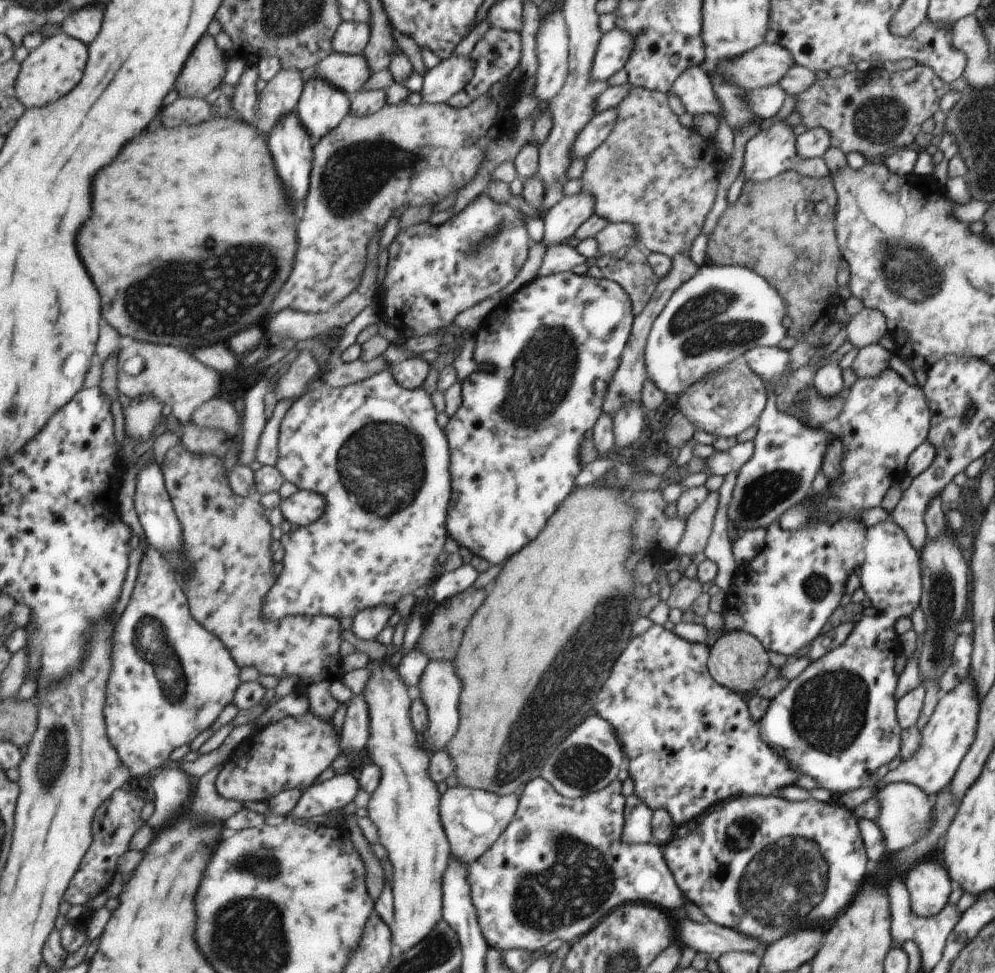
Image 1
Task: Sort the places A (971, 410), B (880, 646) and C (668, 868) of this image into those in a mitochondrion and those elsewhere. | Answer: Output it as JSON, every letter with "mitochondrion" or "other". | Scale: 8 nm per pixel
{"A":"mitochondrion","B":"other","C":"other"}

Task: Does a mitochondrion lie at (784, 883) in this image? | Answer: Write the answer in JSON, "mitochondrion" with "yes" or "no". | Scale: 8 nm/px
{"mitochondrion":"yes"}

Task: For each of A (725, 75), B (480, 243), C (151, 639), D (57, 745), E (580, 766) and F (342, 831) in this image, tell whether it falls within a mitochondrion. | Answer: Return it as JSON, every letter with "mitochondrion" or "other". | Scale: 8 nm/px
{"A":"other","B":"mitochondrion","C":"mitochondrion","D":"mitochondrion","E":"mitochondrion","F":"other"}

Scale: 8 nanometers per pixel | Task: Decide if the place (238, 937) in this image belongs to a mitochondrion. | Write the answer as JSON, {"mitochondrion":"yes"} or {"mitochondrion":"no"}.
{"mitochondrion":"yes"}

